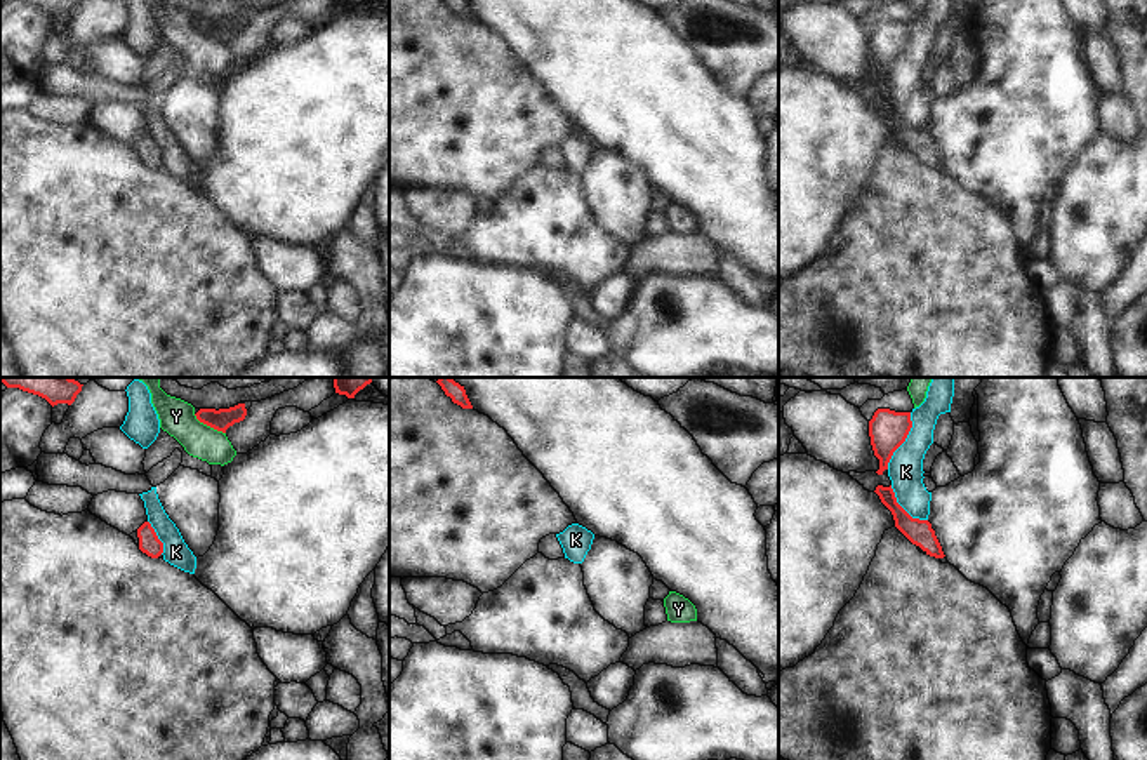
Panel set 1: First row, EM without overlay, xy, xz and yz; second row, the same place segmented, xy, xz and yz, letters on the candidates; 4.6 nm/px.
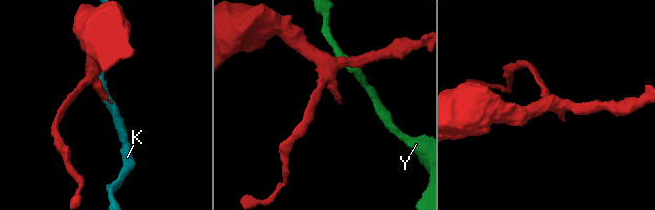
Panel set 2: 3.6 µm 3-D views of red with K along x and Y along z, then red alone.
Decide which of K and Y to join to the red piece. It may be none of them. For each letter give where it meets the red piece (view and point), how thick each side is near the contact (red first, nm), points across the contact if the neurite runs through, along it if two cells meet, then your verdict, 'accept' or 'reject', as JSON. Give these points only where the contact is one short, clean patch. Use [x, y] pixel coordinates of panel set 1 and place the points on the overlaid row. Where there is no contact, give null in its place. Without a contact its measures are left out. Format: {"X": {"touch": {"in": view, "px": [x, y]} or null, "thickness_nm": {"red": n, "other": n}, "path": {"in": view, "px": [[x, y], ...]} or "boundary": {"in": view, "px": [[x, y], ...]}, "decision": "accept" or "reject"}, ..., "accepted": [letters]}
{"K": {"touch": {"in": "yz", "px": [904, 440]}, "thickness_nm": {"red": 180, "other": 160}, "decision": "reject"}, "Y": {"touch": {"in": "xy", "px": [209, 425]}, "thickness_nm": {"red": 100, "other": 160}, "boundary": {"in": "xy", "px": [[193, 414], [225, 433]]}, "decision": "reject"}, "accepted": []}

